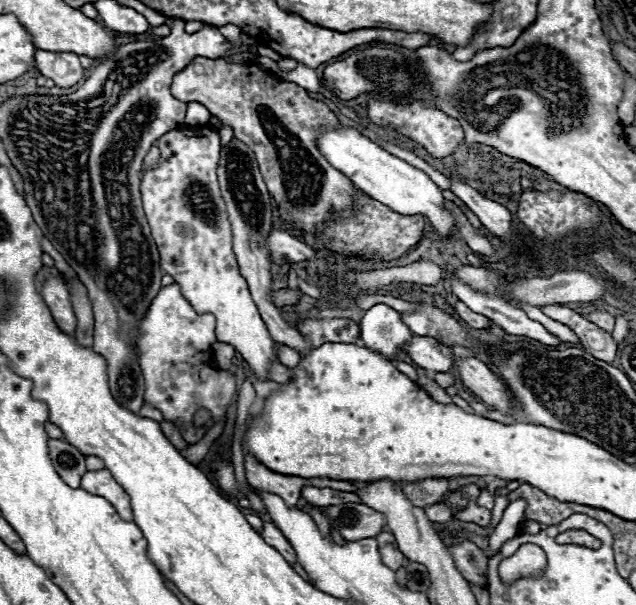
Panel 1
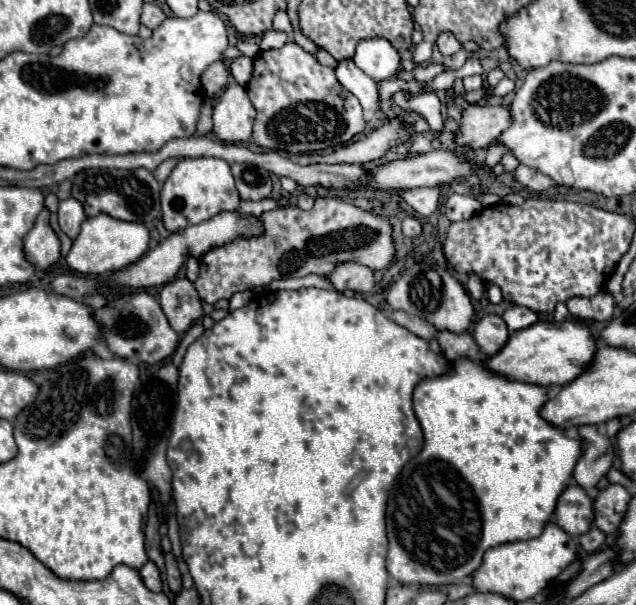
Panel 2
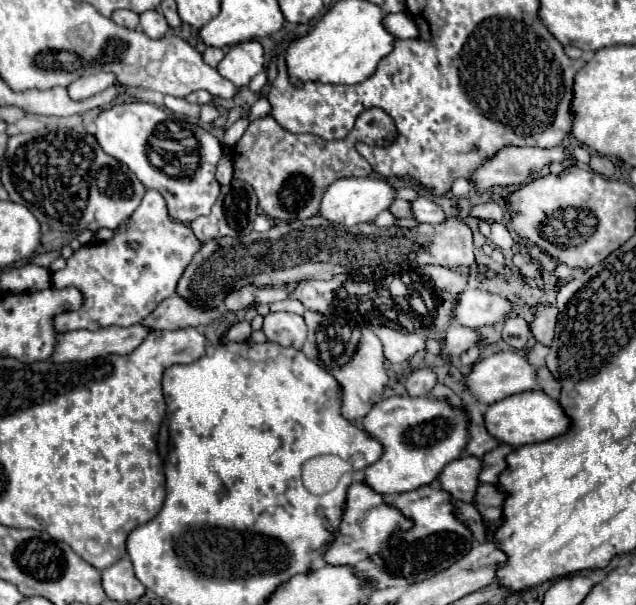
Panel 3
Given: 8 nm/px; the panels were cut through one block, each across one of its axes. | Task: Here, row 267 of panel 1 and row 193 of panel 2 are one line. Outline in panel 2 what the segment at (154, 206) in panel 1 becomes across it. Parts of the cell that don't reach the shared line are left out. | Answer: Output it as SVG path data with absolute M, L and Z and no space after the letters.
M182 158L172 168L170 176L162 186L162 220L170 232L184 230L188 226L206 222L222 212L232 212L238 208L240 196L230 174L230 164L220 158Z

